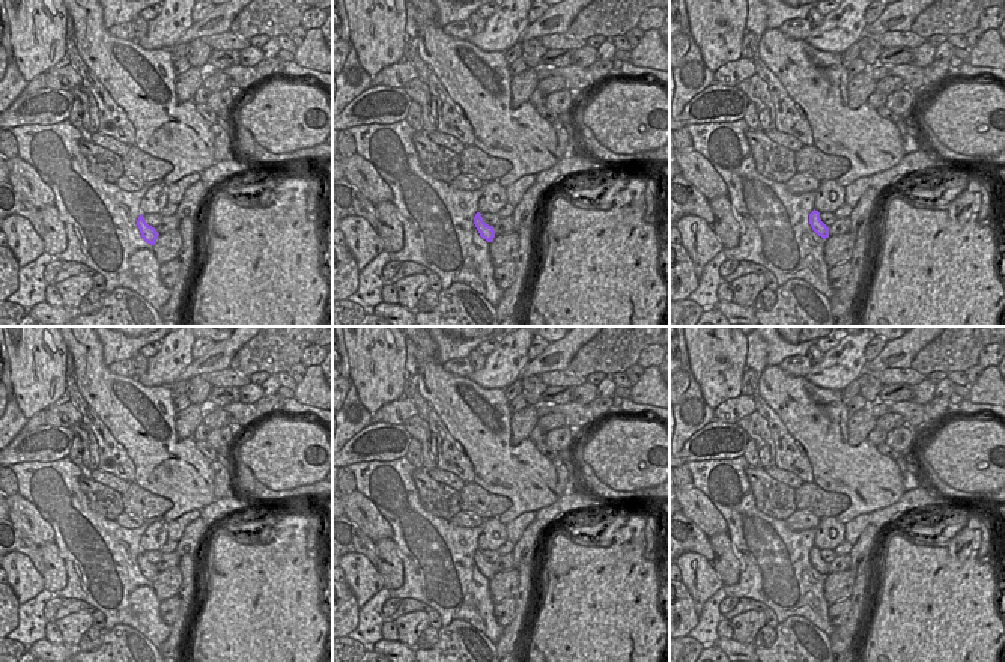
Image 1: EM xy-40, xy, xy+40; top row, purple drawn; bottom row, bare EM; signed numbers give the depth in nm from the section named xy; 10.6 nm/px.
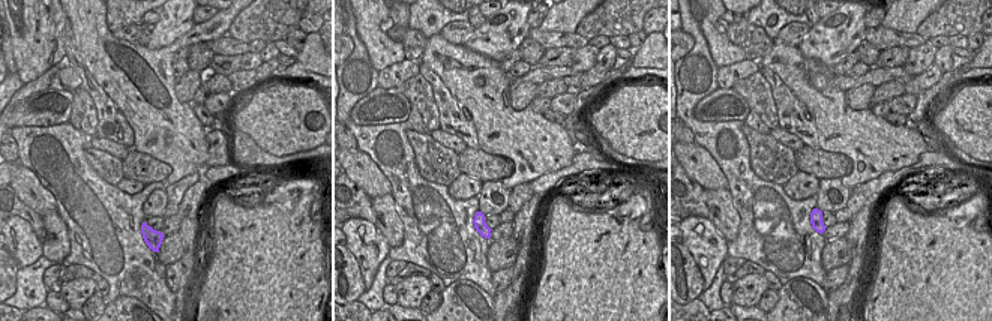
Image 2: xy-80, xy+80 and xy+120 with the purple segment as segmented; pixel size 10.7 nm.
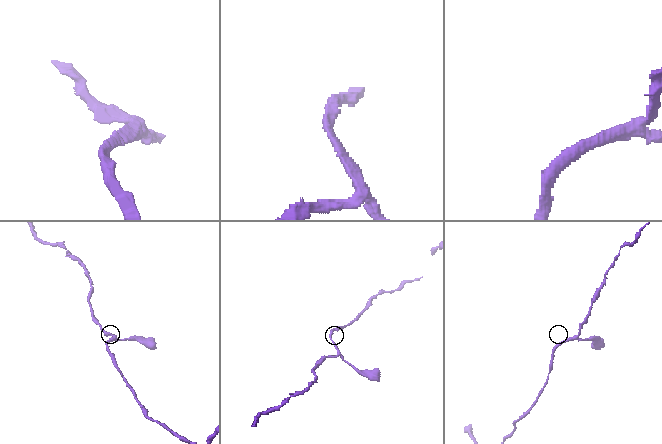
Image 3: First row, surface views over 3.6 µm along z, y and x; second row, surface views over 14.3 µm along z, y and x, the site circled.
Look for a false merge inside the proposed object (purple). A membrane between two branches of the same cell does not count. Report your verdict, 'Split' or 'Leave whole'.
Split.

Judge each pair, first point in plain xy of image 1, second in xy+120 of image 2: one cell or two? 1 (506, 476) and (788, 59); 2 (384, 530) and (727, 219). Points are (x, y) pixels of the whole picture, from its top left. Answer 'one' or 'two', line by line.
1: one
2: two

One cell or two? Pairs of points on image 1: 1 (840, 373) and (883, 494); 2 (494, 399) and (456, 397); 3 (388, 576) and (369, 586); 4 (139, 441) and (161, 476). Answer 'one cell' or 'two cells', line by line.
1: two cells
2: one cell
3: two cells
4: one cell

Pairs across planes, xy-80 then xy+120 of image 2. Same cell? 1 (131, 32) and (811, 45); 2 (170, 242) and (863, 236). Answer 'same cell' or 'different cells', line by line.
1: different cells
2: different cells

